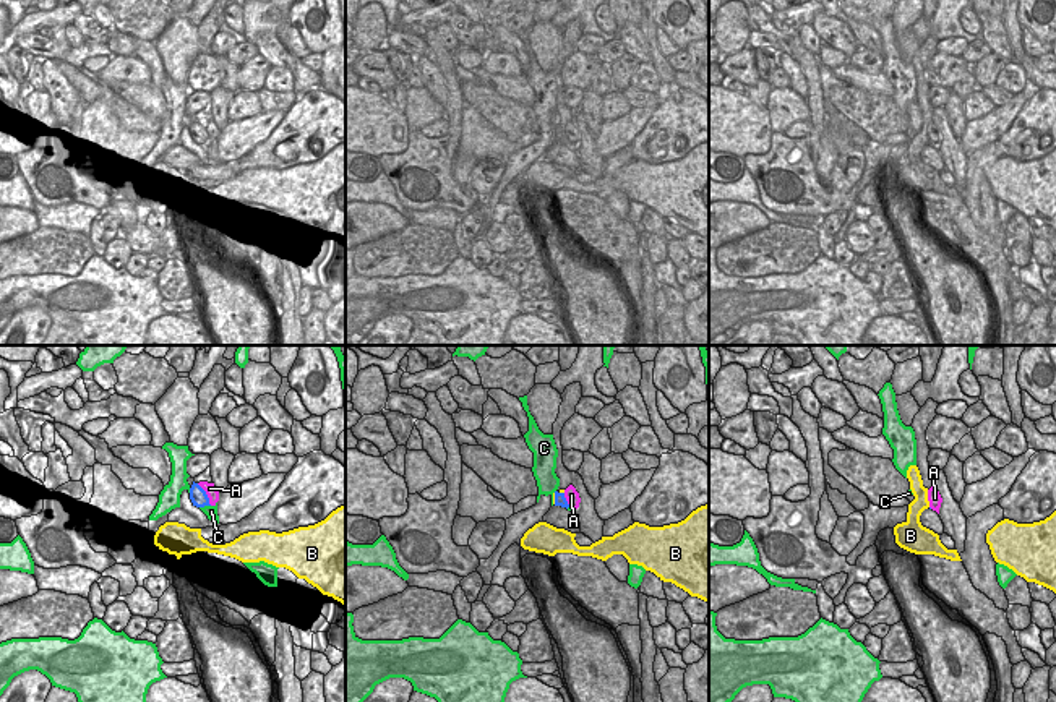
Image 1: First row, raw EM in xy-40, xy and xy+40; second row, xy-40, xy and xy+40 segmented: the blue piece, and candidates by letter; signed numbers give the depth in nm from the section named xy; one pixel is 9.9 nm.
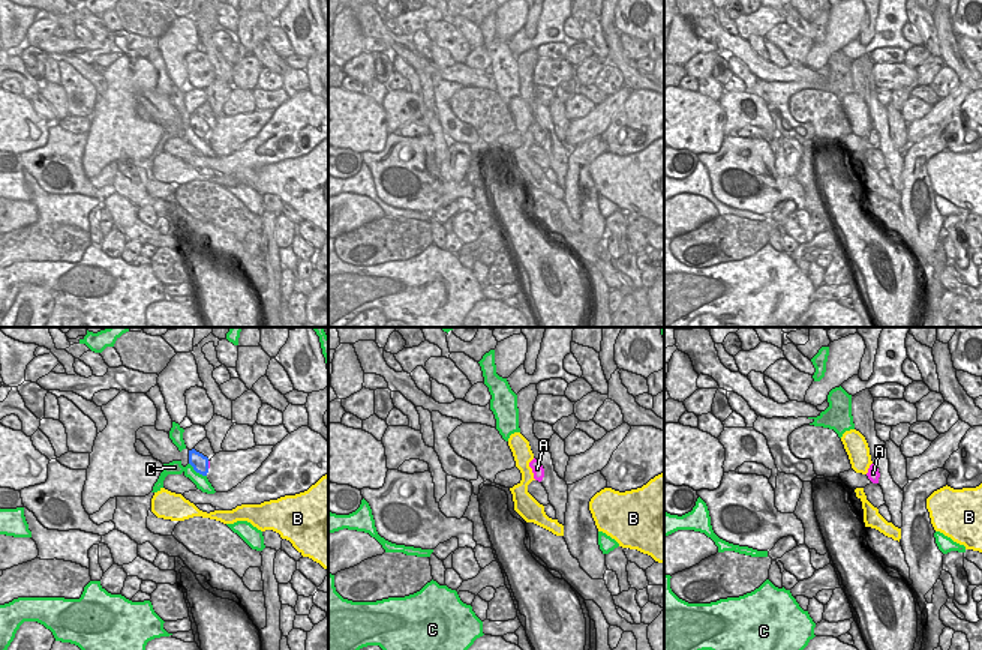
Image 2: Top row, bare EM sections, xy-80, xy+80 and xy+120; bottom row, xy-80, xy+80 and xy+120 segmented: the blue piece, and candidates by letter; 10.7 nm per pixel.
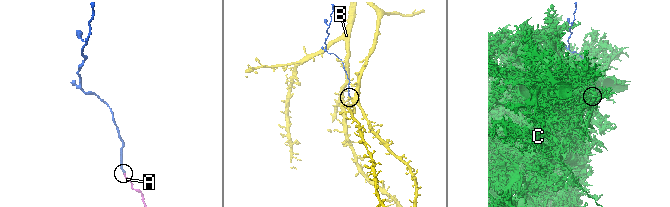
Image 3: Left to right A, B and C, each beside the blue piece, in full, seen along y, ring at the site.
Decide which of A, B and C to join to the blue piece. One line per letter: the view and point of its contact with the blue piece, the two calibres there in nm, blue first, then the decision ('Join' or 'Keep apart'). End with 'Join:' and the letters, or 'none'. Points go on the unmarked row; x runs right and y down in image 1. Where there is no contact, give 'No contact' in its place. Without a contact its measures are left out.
A: Touches blue at xy-40 (206, 132). Thickness 170 nm (blue) against 120 nm. Join
B: Touches blue at xy (555, 135). Thickness 120 nm (blue) against 30 nm. Keep apart
C: Touches blue at xy-40 (205, 141). Thickness 170 nm (blue) against 130 nm. Keep apart
Join: A

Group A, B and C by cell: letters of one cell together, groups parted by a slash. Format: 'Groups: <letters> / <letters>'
Groups: A / B / C

